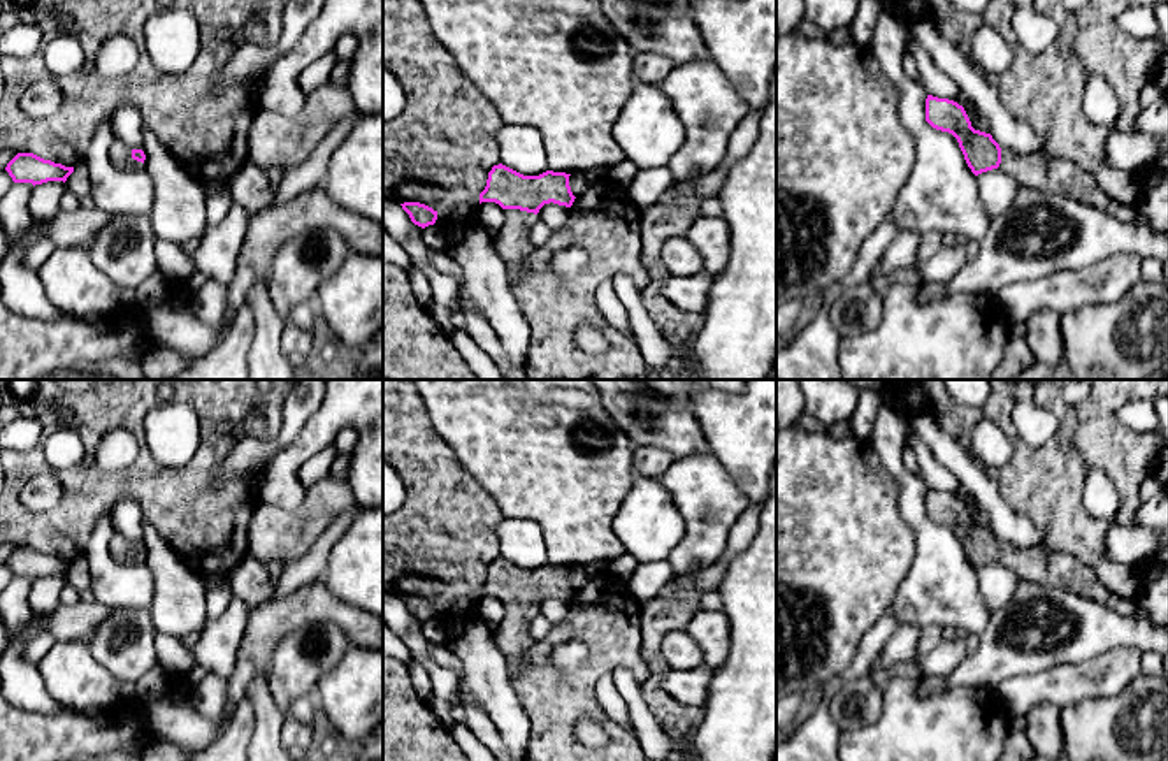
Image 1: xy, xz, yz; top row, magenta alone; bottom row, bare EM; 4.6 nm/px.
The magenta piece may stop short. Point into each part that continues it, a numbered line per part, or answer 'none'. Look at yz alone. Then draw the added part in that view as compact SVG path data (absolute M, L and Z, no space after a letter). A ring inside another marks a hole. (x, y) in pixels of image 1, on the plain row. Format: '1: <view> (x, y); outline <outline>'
1: yz (1040, 565); outline M1001 541L999 562L1013 569L1020 578L1045 587L1059 587L1103 605L1112 596L1089 564L1066 552L1050 550L1045 541L1031 548L1019 548Z

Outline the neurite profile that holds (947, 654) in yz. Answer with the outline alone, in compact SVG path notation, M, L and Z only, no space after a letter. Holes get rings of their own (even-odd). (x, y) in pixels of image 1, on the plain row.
M943 638L920 663L920 673L945 677L966 657L964 640Z

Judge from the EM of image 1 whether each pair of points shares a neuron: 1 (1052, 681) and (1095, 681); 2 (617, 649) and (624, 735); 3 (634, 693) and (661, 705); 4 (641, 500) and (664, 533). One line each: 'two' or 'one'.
1: one
2: one
3: two
4: one

